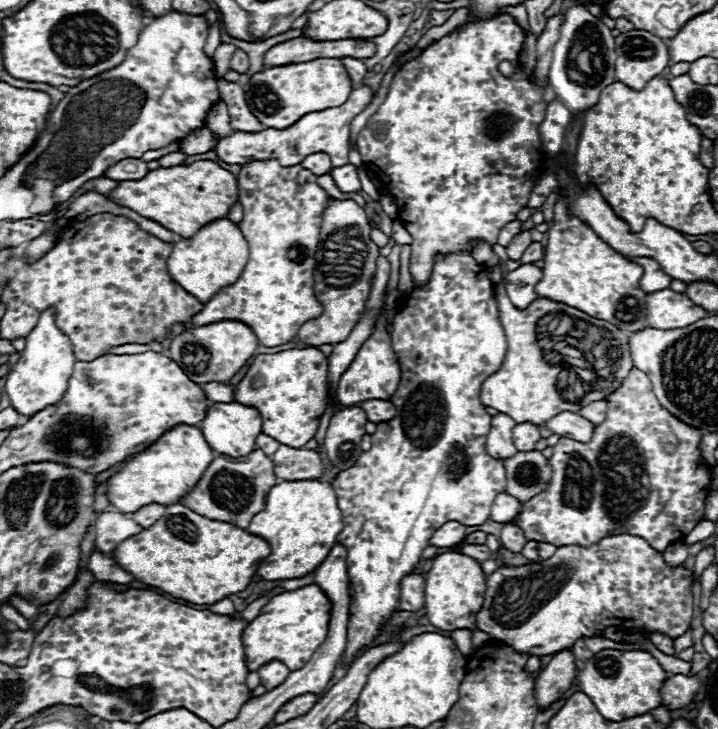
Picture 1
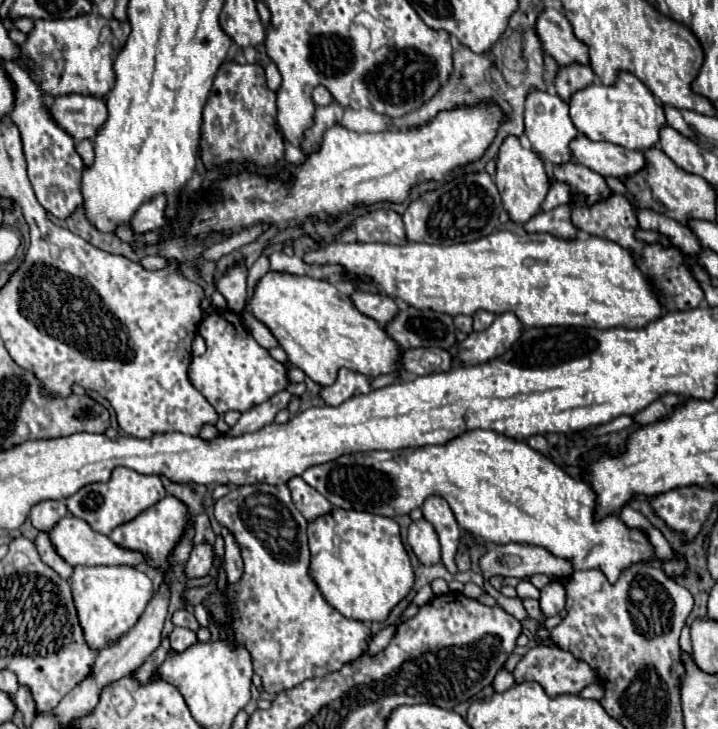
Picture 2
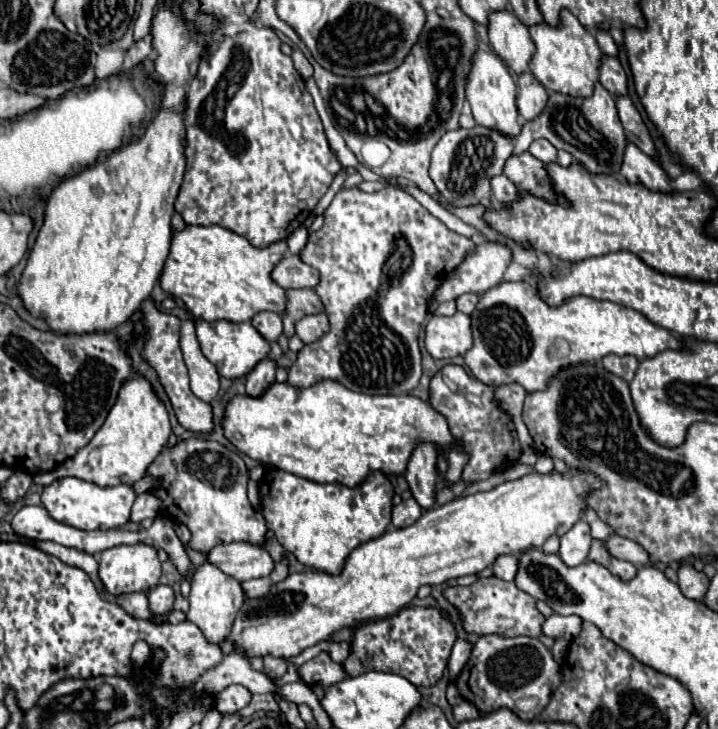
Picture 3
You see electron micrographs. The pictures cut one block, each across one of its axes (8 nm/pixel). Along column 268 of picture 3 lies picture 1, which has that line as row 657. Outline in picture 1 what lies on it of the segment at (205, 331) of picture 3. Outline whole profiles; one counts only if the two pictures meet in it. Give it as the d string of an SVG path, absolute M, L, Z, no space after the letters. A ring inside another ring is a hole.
M470 254L438 256L432 280L424 288L414 288L408 302L400 306L394 318L392 348L402 376L400 388L390 398L396 404L398 414L388 422L376 424L372 448L362 452L360 460L352 468L340 472L332 482L344 516L344 528L336 540L348 550L348 578L354 588L348 644L342 656L344 662L372 642L392 612L396 612L400 580L406 574L412 574L432 532L450 520L464 526L484 524L490 518L494 498L506 488L504 462L492 458L484 448L490 430L490 414L478 398L482 382L498 372L506 356L506 336L498 320L496 292L486 274L486 266L478 264Z

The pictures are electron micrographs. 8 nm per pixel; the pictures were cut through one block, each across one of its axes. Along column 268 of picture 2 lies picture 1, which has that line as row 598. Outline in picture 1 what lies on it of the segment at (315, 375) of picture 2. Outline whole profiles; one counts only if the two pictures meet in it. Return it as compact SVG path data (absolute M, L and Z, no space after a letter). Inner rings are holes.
M308 584L274 596L242 634L246 666L250 670L256 670L268 660L280 660L290 672L302 668L328 636L330 610L332 602L318 584Z

